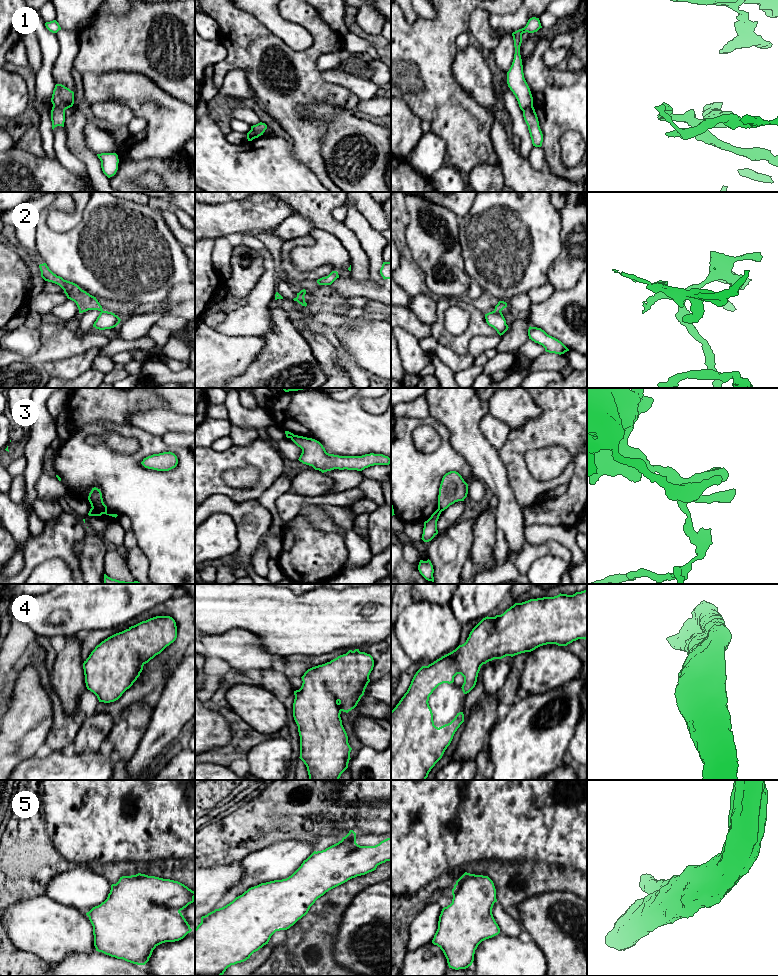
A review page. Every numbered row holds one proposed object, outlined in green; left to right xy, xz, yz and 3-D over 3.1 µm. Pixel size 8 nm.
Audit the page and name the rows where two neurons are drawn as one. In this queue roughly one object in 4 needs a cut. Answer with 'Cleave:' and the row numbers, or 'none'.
Cleave: 1, 2, 3

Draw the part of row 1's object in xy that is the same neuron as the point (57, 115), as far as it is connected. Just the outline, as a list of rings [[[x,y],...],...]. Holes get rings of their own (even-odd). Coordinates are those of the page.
[[[53,106],[51,110],[51,121],[53,130],[57,126],[64,127],[65,110]]]

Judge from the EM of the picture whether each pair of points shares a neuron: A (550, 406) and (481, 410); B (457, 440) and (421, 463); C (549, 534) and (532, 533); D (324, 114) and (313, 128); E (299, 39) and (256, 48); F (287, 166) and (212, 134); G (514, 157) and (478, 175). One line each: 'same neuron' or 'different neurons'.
A: different neurons
B: different neurons
C: same neuron
D: different neurons
E: different neurons
F: same neuron
G: different neurons

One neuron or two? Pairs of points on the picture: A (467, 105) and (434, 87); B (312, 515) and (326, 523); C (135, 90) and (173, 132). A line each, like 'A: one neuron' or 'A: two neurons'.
A: one neuron
B: one neuron
C: one neuron

